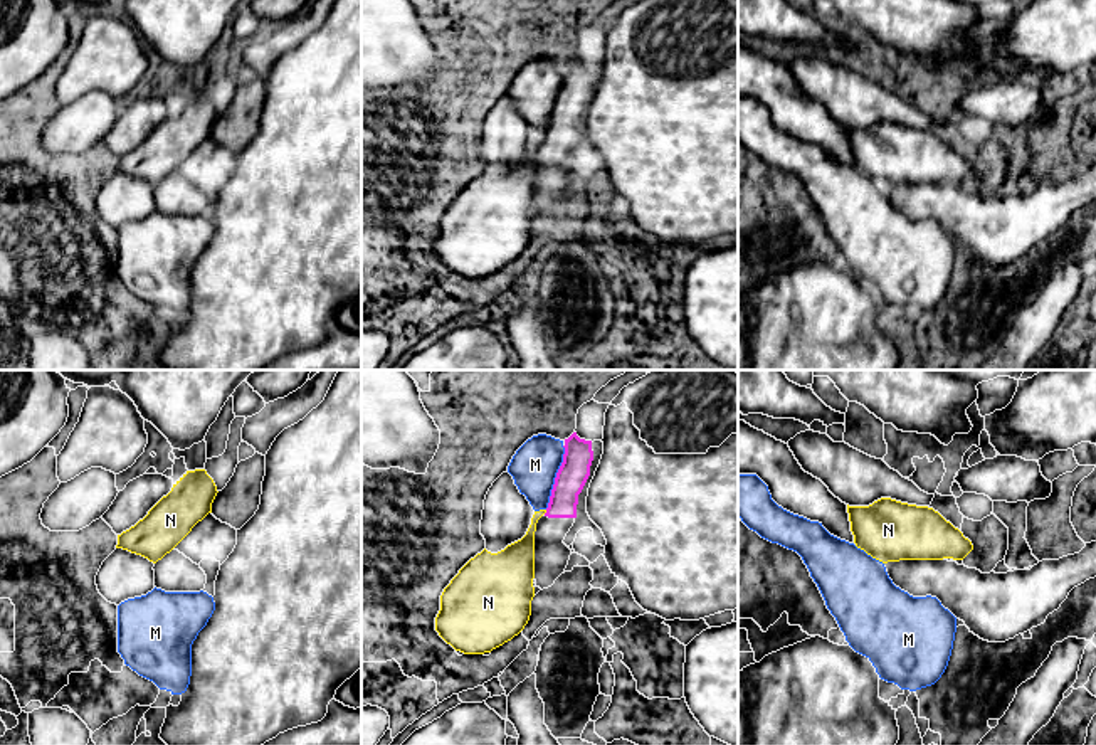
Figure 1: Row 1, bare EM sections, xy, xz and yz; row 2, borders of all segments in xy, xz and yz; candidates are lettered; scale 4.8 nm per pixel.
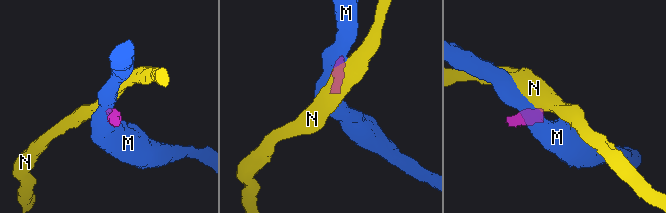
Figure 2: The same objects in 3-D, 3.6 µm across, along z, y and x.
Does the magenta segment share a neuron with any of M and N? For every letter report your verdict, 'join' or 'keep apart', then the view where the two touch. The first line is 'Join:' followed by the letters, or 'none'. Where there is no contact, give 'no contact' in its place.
Join: none
M: keep apart | xz
N: keep apart | xz

